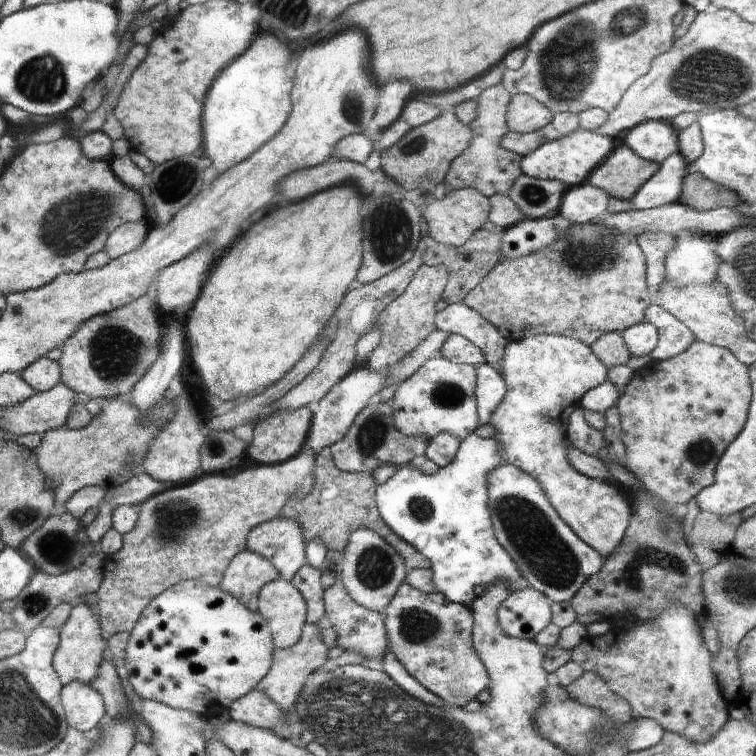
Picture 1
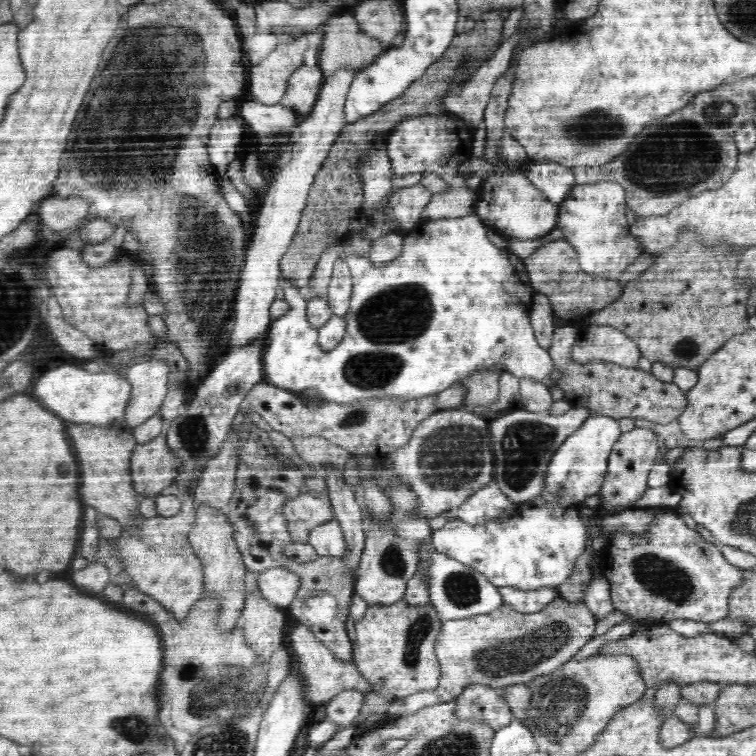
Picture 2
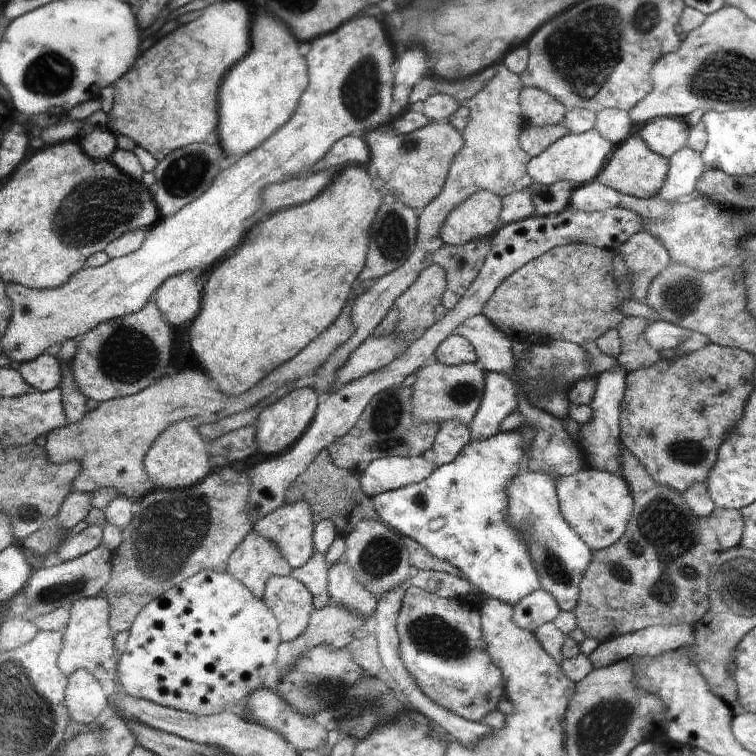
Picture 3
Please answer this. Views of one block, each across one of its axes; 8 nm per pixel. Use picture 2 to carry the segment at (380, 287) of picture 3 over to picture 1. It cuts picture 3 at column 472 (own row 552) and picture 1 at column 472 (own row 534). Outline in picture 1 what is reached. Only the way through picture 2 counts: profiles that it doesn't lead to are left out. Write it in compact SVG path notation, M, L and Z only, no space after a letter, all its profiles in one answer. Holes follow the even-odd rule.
M500 82L487 88L477 98L478 116L468 125L472 130L473 140L451 165L444 180L447 192L471 187L481 189L484 196L489 198L492 195L508 194L523 173L522 157L500 146L500 139L510 131L507 125L507 110L510 109L511 95L511 91Z

